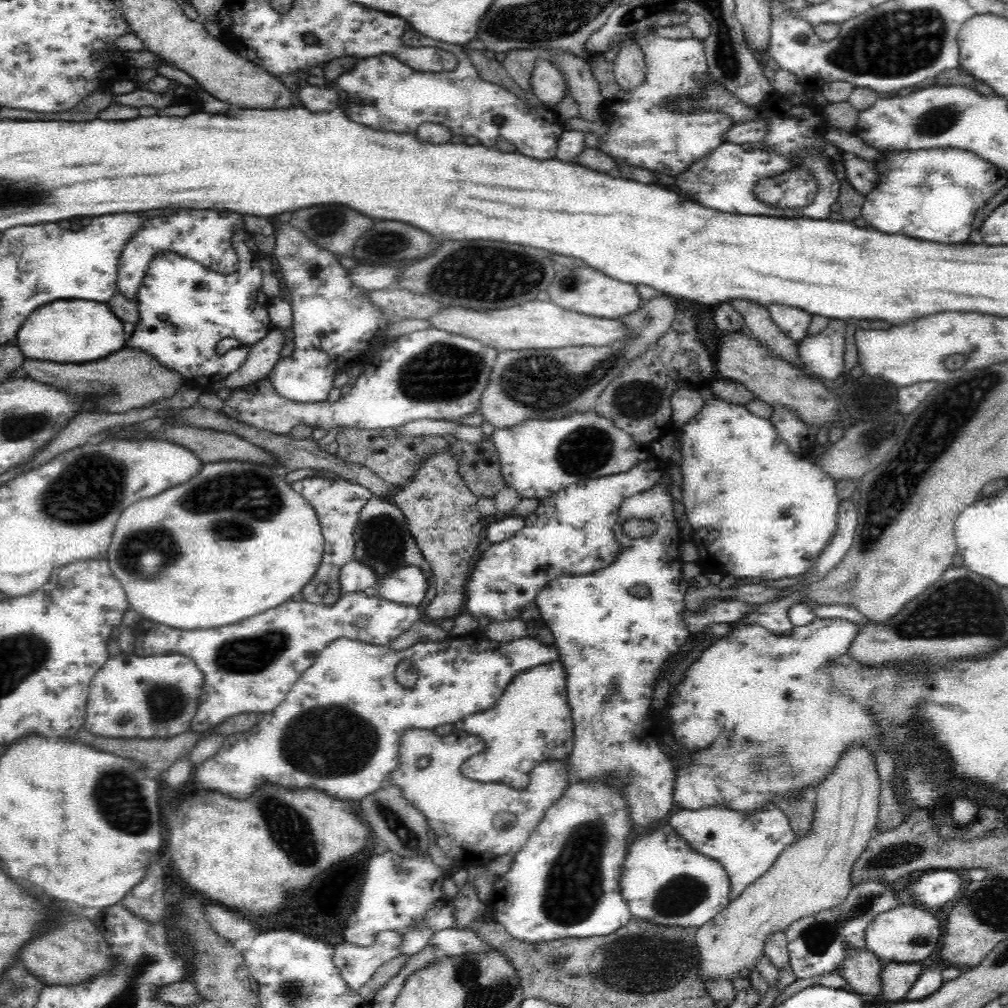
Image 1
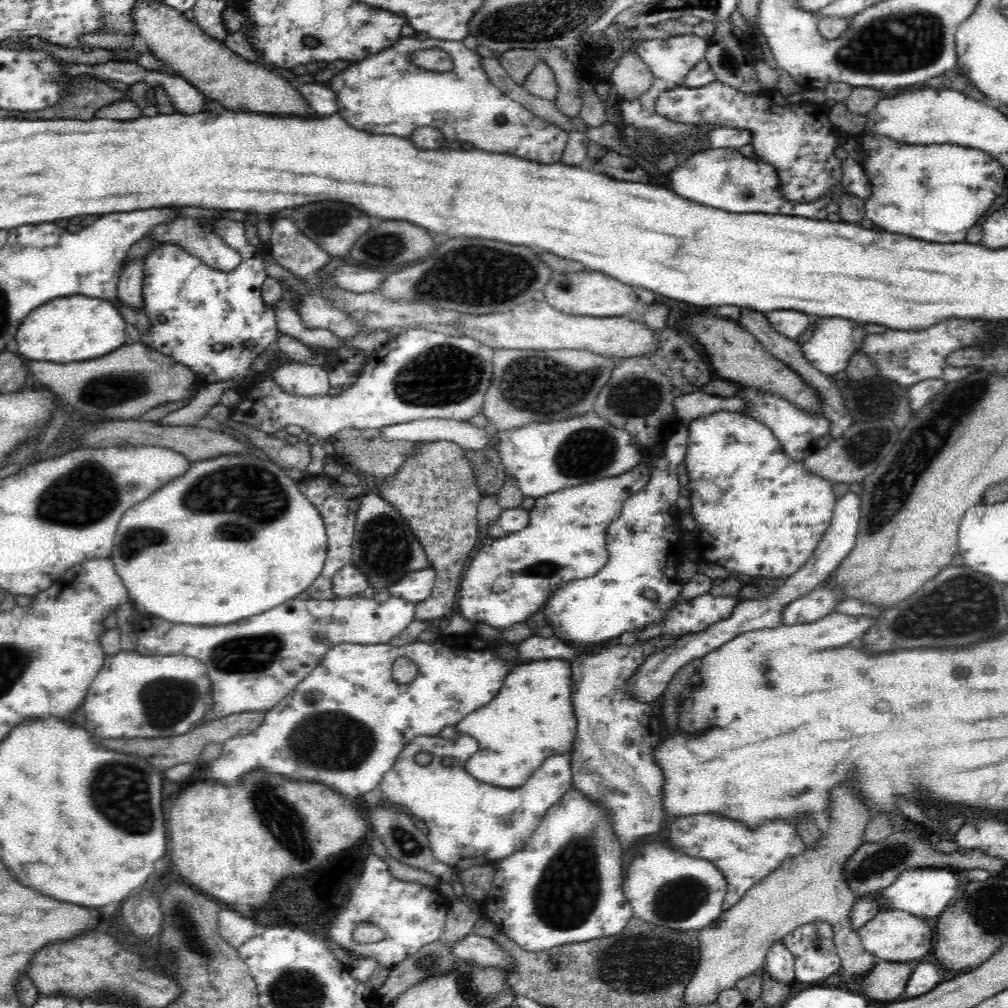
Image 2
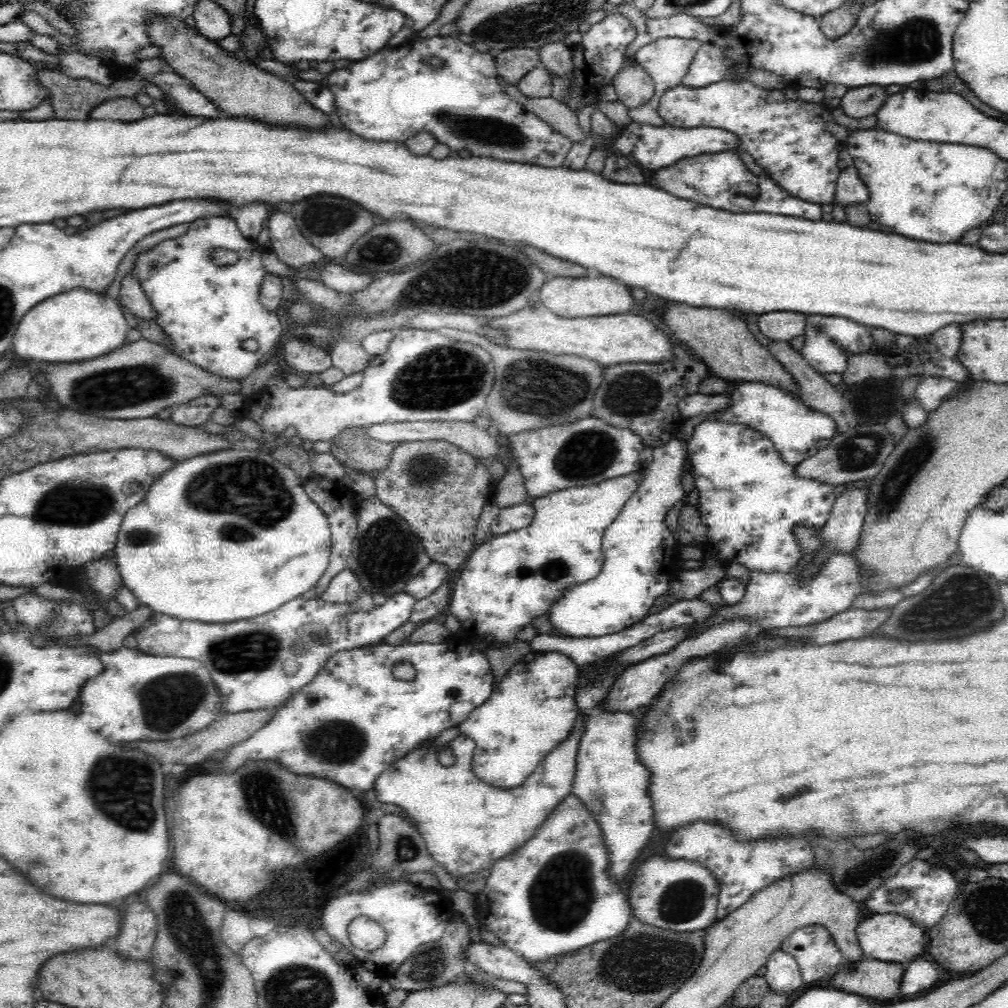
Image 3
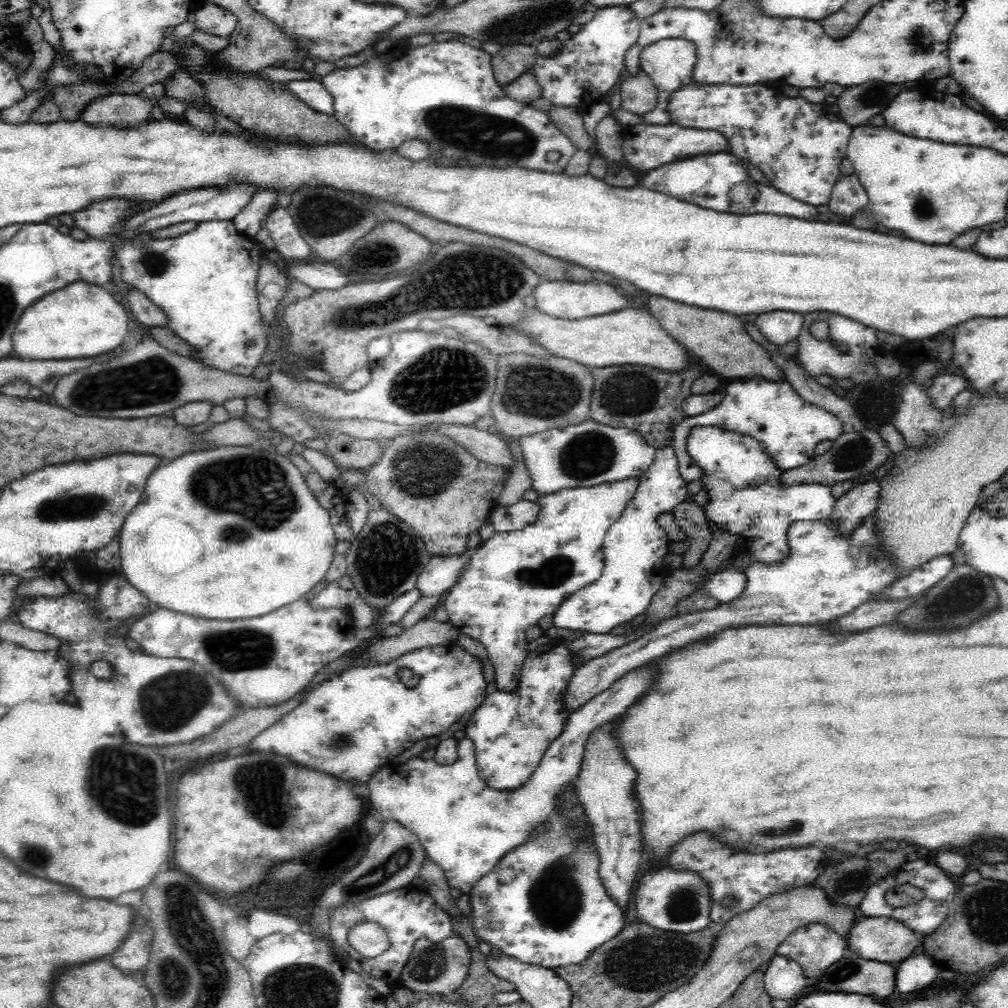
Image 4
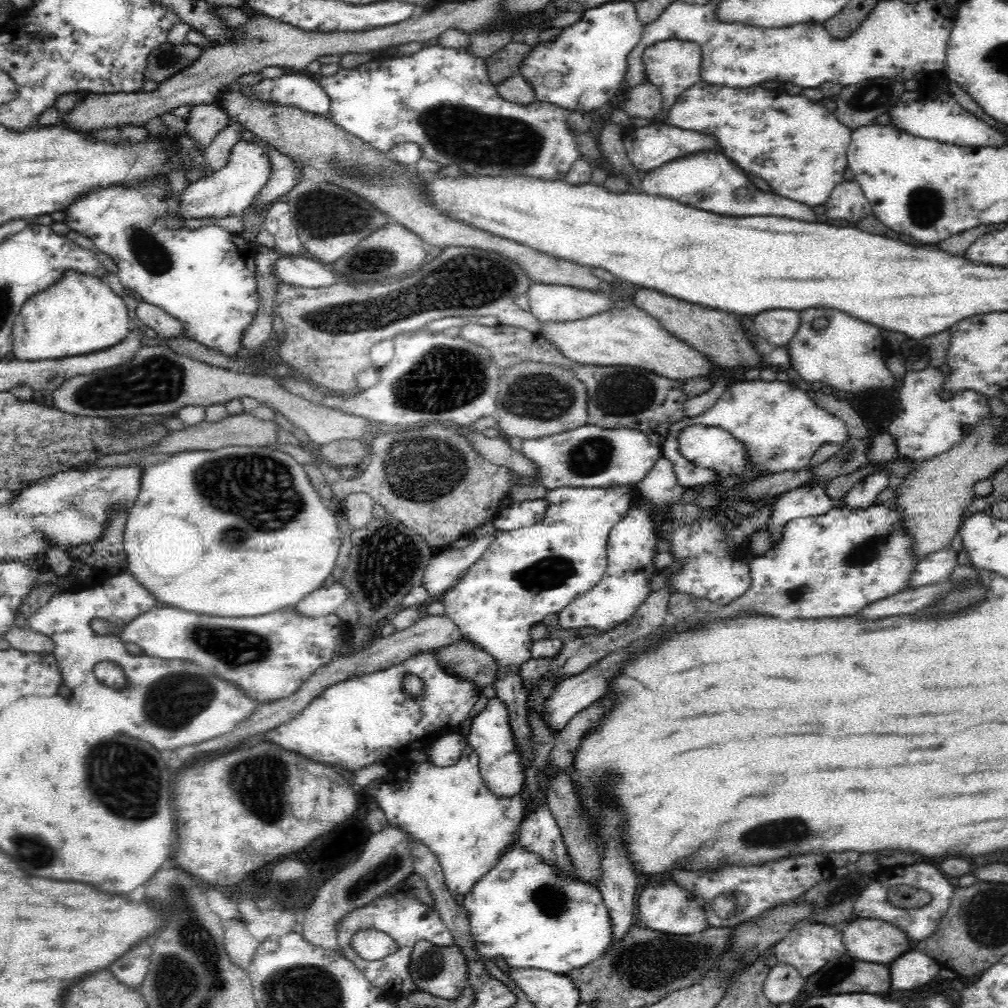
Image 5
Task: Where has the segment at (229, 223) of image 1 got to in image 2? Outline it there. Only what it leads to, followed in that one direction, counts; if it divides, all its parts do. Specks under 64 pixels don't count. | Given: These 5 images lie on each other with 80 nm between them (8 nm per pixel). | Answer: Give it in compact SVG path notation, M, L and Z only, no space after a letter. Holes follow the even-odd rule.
M198 218L170 221L153 228L146 236L158 240L158 244L174 243L181 250L197 256L204 264L214 270L230 272L241 262L240 253L230 248L220 239L218 233L200 228ZM144 257L130 263L122 269L117 284L117 298L122 300L124 305L128 305L142 312L145 310L143 299L143 279L144 279Z

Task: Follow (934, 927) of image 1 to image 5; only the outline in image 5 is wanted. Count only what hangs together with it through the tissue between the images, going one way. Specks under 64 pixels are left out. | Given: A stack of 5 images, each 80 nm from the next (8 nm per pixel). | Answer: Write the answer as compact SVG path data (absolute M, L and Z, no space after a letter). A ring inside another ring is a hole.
M854 919L840 932L845 952L856 960L888 965L910 946L903 930L882 920Z

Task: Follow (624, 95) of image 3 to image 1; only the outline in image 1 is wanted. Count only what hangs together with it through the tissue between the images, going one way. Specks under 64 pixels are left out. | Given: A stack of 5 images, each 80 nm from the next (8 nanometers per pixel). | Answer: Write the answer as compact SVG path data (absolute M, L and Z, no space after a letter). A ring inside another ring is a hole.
M621 39L622 48L613 62L613 73L619 90L631 91L644 82L645 58L638 44Z

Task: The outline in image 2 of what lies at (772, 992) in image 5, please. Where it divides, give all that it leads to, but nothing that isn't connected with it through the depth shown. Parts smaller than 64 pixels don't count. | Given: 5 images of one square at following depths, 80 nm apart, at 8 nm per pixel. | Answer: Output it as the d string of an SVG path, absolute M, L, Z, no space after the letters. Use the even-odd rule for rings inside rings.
M777 941L769 948L764 969L772 980L785 984L789 988L800 983L796 980L794 955L784 947L781 941Z

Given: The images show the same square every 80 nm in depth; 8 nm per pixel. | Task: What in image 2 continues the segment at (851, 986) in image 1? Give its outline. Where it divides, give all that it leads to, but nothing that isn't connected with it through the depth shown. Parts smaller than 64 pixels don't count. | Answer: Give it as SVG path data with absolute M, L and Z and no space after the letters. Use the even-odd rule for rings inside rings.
M842 786L832 790L832 810L830 810L830 824L828 832L822 834L816 846L808 847L803 853L796 857L788 857L769 876L761 880L748 890L748 894L742 897L736 905L732 905L726 912L718 916L716 922L700 932L700 964L696 968L694 978L688 982L683 997L686 998L688 1006L710 1005L716 1002L718 996L730 988L736 988L739 980L754 975L756 970L764 968L765 958L769 948L777 941L783 941L790 932L800 928L804 924L812 924L816 921L826 921L833 931L835 947L841 960L840 973L846 978L854 979L866 975L871 970L872 964L876 962L875 956L868 953L863 947L862 941L856 931L850 927L849 913L852 910L857 897L847 886L847 879L844 877L845 864L852 852L862 844L864 828L870 820L868 810L864 804L856 798L852 788Z

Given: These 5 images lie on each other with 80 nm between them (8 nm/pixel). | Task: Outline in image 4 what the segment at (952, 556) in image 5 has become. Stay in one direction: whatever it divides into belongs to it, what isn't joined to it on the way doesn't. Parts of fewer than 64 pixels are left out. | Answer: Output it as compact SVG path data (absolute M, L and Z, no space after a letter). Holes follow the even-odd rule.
M950 554L936 556L930 559L926 564L913 568L906 576L900 576L897 581L888 587L877 600L898 600L898 598L908 598L908 596L916 596L924 590L932 588L934 584L938 584L954 566L954 561Z

